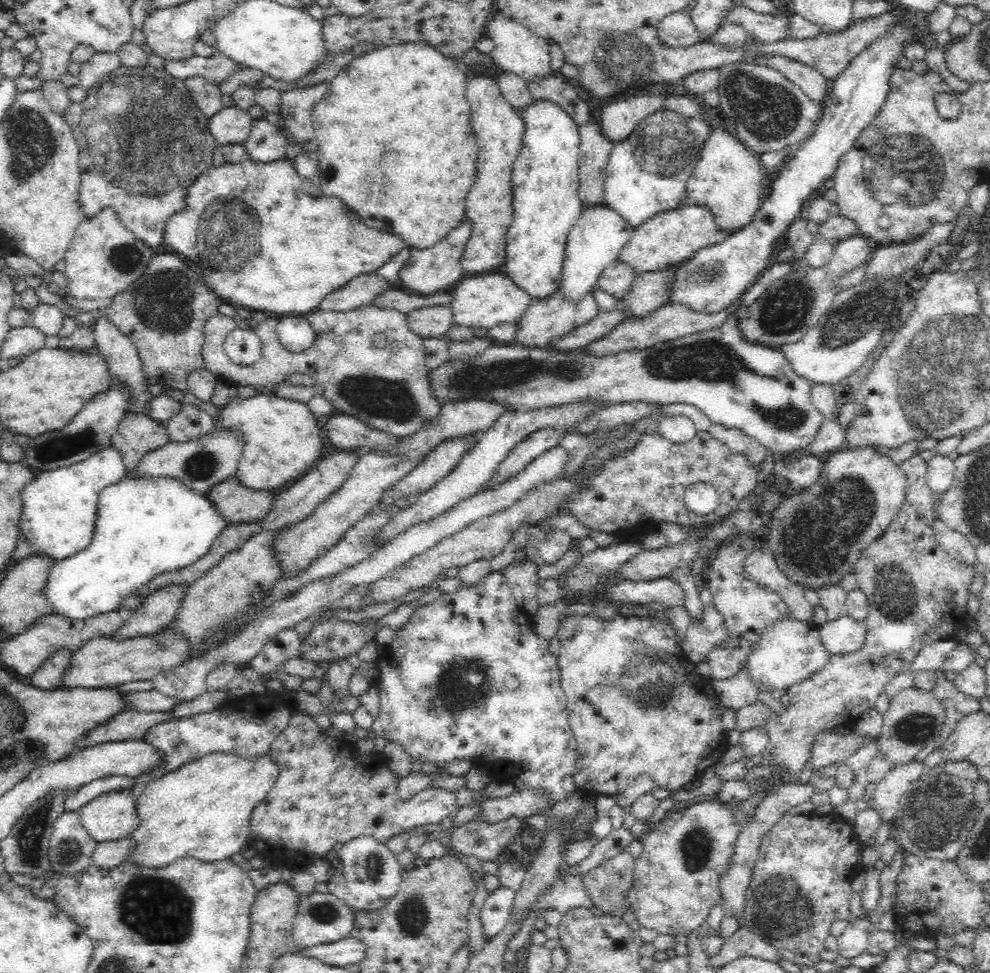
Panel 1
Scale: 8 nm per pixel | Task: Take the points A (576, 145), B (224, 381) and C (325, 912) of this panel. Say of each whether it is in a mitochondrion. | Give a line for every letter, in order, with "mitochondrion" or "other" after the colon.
A: other
B: other
C: mitochondrion

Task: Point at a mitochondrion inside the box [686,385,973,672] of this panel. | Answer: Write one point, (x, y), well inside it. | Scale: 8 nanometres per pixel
(818, 538)

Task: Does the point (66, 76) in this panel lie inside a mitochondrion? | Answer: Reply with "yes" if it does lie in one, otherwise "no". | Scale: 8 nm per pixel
no

